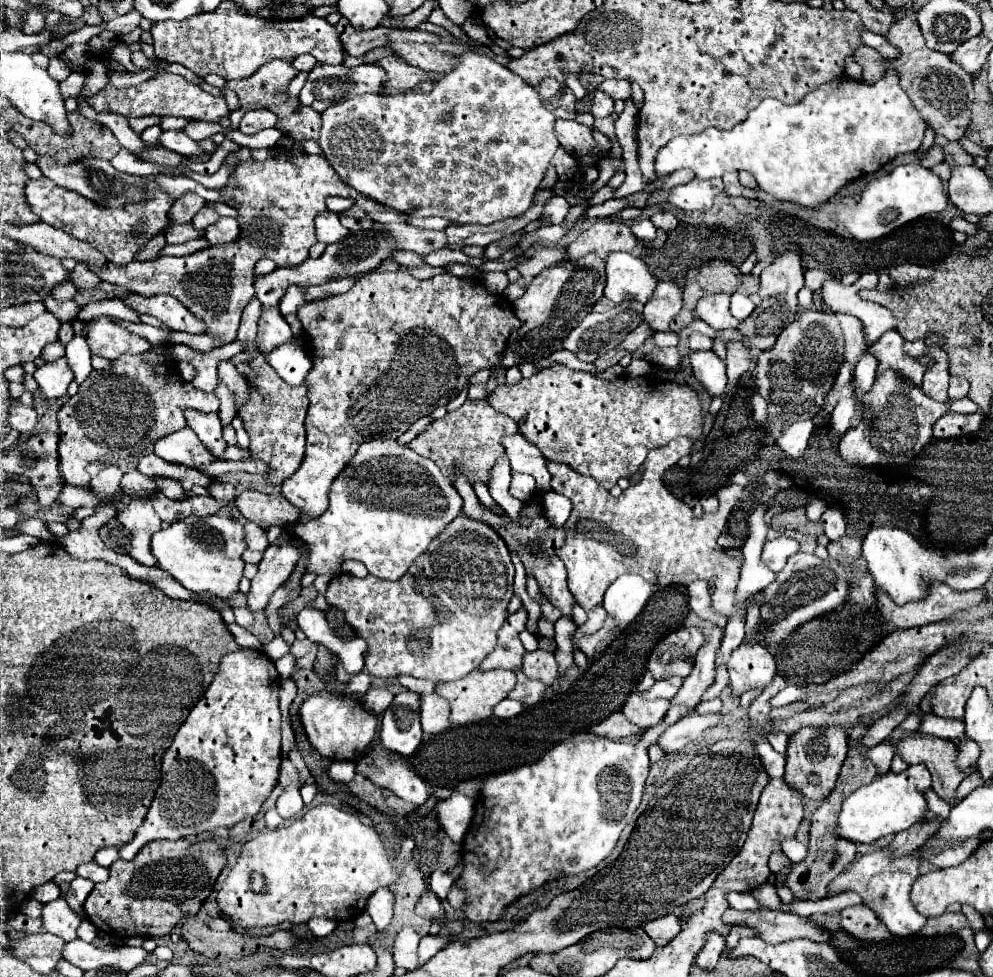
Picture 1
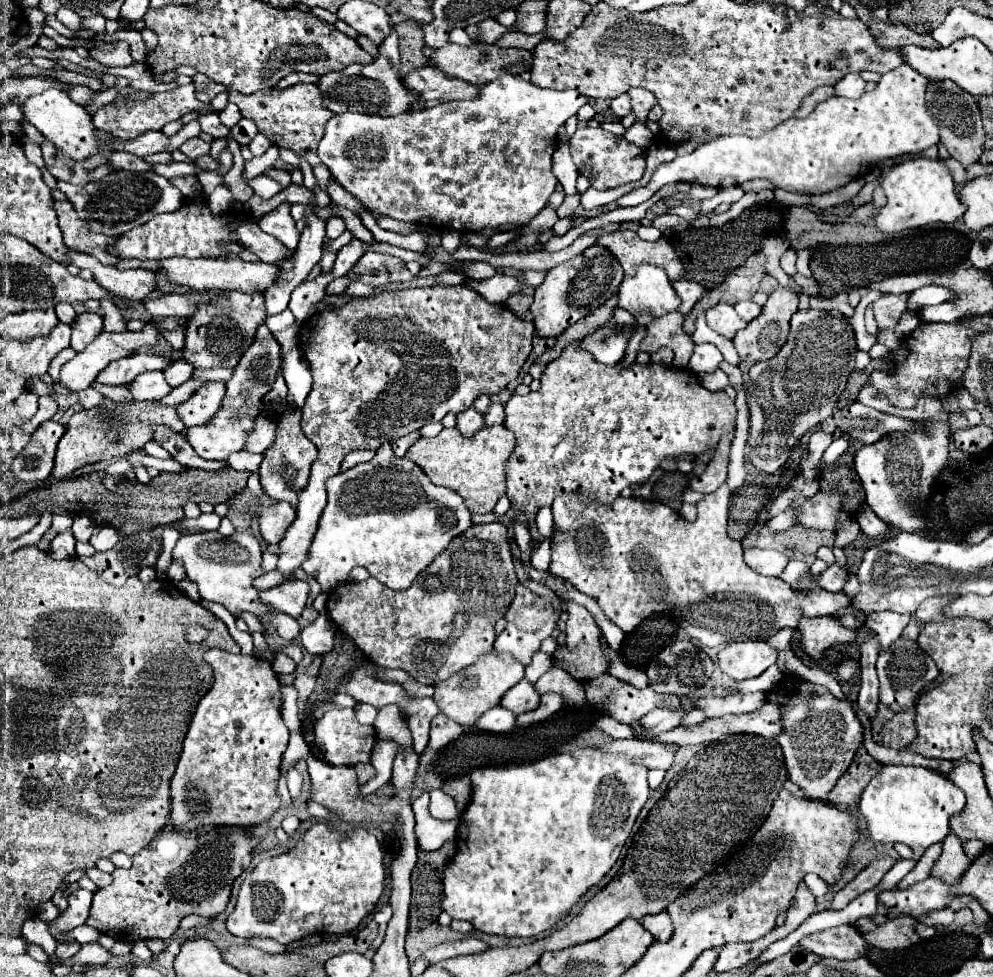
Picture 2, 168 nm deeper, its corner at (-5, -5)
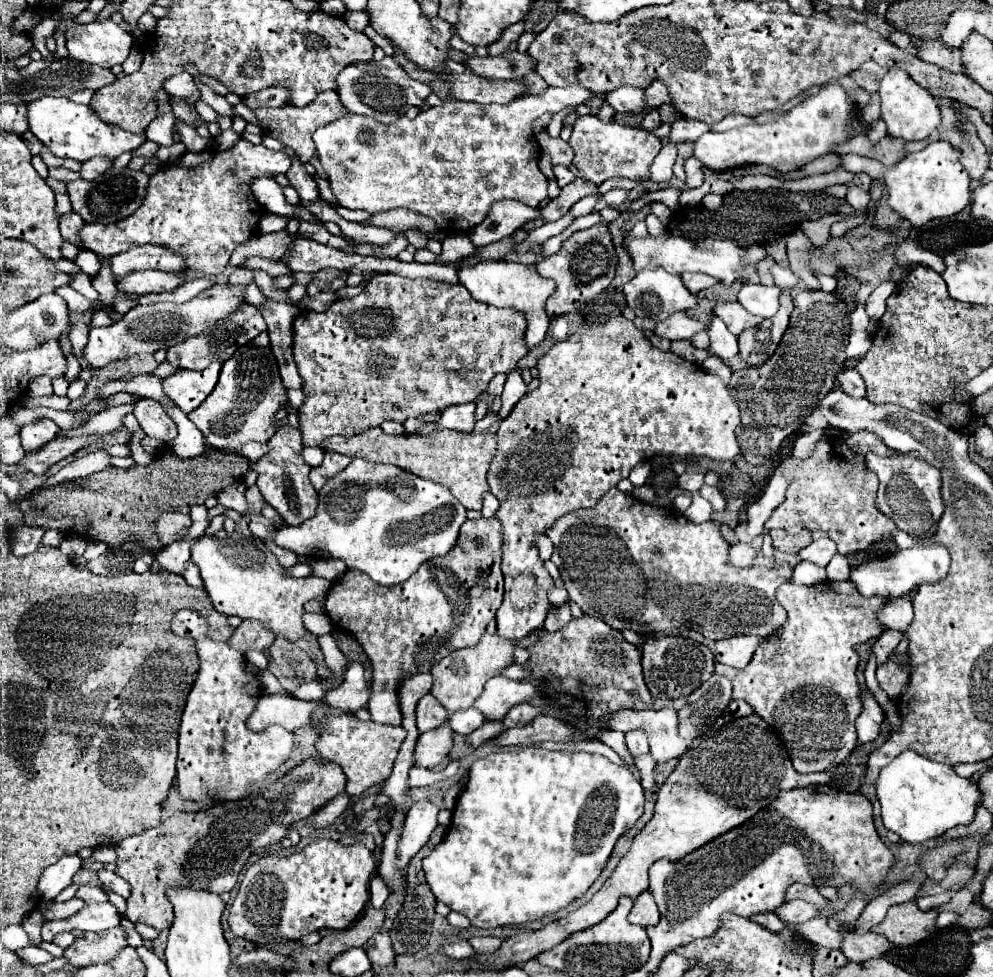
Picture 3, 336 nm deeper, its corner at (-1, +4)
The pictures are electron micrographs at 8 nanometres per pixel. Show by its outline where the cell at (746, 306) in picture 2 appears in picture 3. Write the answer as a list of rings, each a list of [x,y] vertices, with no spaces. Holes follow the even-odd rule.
[[[745,284],[737,294],[737,302],[751,314],[771,318],[779,310],[779,292],[777,286]]]

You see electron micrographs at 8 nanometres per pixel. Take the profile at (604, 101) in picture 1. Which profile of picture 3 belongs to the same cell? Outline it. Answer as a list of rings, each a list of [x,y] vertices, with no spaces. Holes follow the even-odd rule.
[[[621,86],[621,88],[615,88],[615,92],[607,92],[605,102],[613,106],[617,112],[637,112],[645,106],[643,90],[633,86]]]

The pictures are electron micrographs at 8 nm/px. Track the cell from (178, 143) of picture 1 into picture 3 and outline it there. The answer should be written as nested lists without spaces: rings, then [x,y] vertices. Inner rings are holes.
[[[43,96],[27,106],[29,130],[49,146],[49,150],[59,158],[73,158],[85,162],[93,156],[119,156],[123,152],[135,150],[145,142],[145,134],[131,134],[115,124],[105,124],[89,106],[79,106],[65,96]]]

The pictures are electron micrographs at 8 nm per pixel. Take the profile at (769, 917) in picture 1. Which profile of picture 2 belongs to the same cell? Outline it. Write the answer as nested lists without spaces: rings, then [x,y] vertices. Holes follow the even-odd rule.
[[[853,925],[833,927],[801,939],[801,947],[819,957],[835,957],[839,961],[853,961],[867,953],[869,945]]]

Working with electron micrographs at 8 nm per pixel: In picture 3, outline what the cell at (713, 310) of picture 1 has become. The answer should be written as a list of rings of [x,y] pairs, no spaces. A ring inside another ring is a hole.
[[[717,302],[715,304],[715,316],[719,316],[725,326],[729,328],[731,334],[739,336],[745,328],[751,328],[751,326],[757,326],[761,324],[761,316],[755,316],[755,314],[749,314],[745,308],[741,308],[741,304],[737,302]]]

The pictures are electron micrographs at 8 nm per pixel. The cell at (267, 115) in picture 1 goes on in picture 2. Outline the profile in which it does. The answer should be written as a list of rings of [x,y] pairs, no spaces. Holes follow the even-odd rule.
[[[257,133],[257,135],[253,137],[253,141],[249,143],[249,149],[251,149],[251,153],[253,153],[255,157],[261,157],[261,155],[267,151],[269,145],[271,145],[269,139],[267,139],[263,133]]]

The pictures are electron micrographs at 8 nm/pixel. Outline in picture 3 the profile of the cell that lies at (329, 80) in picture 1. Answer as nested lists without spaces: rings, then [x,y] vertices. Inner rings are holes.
[[[385,56],[381,62],[357,62],[349,64],[337,76],[337,94],[341,104],[353,112],[371,116],[379,122],[395,122],[399,116],[417,116],[425,98],[431,94],[431,88],[419,80],[413,80],[395,60],[395,56]]]

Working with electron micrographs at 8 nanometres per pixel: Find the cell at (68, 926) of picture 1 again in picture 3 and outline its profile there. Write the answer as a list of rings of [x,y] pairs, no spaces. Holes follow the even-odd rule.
[[[63,856],[59,862],[47,866],[39,880],[39,892],[45,900],[53,900],[61,890],[73,884],[75,872],[81,868],[79,856]]]

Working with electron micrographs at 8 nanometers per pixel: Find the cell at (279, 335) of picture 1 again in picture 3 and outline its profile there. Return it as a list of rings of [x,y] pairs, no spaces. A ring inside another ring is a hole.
[[[285,148],[285,152],[293,158],[293,166],[289,168],[287,172],[287,178],[291,182],[291,186],[297,190],[299,198],[305,200],[305,202],[317,202],[319,200],[319,190],[317,190],[317,184],[313,182],[313,178],[303,170],[301,162],[297,160],[297,156],[293,154],[291,148]]]

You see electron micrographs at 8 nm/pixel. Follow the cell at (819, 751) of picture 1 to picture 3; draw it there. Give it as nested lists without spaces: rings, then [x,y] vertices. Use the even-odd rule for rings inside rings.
[[[827,580],[817,586],[797,586],[785,582],[777,590],[777,600],[787,610],[787,622],[775,634],[765,638],[745,670],[717,664],[715,672],[733,680],[733,698],[747,700],[755,708],[755,712],[777,730],[781,742],[791,756],[793,768],[799,774],[827,772],[839,766],[857,744],[855,718],[861,712],[861,700],[857,682],[859,656],[853,648],[869,638],[879,638],[879,634],[883,632],[875,612],[885,604],[885,600],[859,596],[849,580]]]

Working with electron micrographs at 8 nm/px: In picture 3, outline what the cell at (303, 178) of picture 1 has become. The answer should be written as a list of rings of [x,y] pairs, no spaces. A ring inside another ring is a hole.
[[[241,304],[241,308],[237,308],[237,312],[233,312],[233,316],[221,320],[221,324],[213,324],[213,328],[209,328],[209,332],[203,332],[201,336],[191,336],[189,340],[169,348],[167,362],[171,362],[179,368],[187,368],[187,370],[205,370],[211,362],[229,360],[237,352],[237,348],[251,342],[263,330],[267,330],[267,324],[265,324],[259,308],[253,304]]]

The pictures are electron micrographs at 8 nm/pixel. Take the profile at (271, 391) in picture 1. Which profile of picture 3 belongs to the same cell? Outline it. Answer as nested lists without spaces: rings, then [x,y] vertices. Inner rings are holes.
[[[287,422],[281,424],[279,430],[273,434],[273,438],[267,442],[269,452],[263,458],[259,458],[255,464],[251,464],[251,468],[259,474],[257,486],[263,494],[263,498],[281,514],[281,518],[285,520],[287,526],[303,524],[307,518],[311,518],[315,514],[315,508],[317,508],[317,492],[309,482],[311,466],[307,466],[301,456],[301,452],[303,452],[301,438],[303,436],[297,428],[289,426]]]

